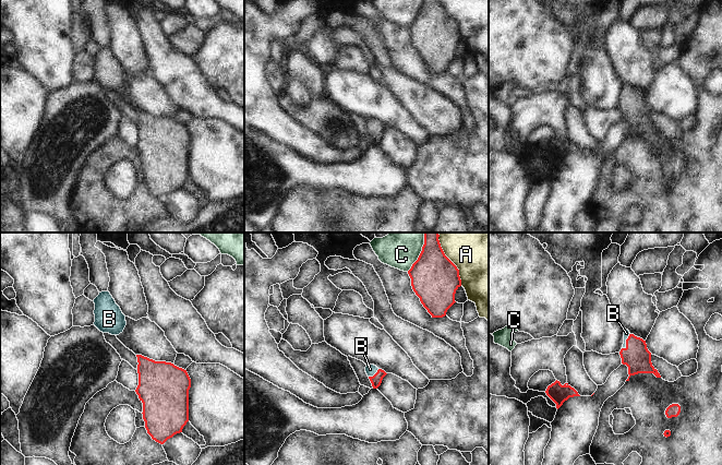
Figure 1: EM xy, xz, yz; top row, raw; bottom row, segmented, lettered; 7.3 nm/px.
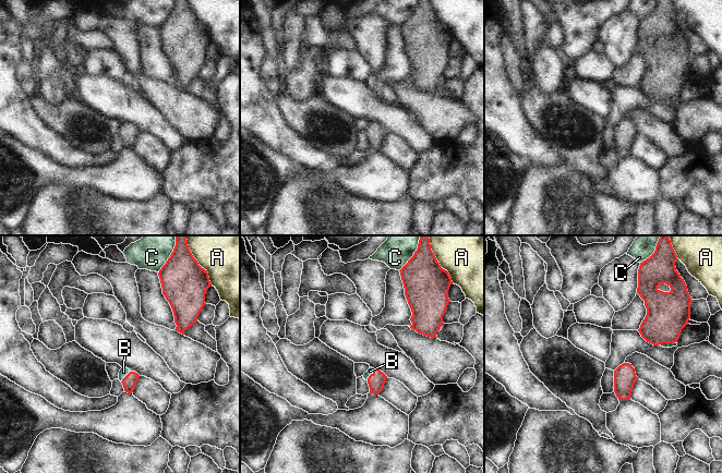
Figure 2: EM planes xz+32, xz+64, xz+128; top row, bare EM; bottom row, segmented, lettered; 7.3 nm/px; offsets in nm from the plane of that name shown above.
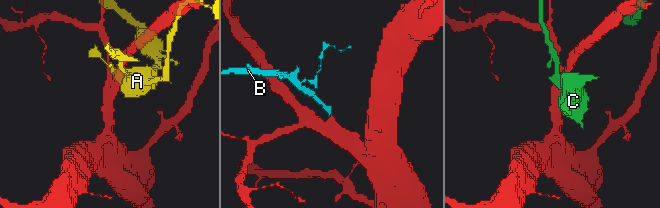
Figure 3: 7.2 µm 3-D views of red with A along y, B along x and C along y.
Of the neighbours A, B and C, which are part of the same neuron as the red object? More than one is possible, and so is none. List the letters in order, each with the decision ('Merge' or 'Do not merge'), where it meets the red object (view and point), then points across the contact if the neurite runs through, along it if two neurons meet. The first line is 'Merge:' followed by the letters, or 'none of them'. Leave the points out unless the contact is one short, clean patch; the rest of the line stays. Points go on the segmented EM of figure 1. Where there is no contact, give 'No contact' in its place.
Merge: B
A: Do not merge. Touches red at xz (448, 259)
B: Merge. Touches red at yz (626, 342). Path across: yz (636, 356), (634, 349), (626, 342), (626, 333)
C: Do not merge. Touches red at xz (421, 252)

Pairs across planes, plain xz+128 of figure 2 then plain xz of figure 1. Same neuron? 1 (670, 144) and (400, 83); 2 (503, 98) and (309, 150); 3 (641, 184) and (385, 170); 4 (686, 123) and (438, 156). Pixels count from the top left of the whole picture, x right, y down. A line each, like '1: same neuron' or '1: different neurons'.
1: different neurons
2: same neuron
3: same neuron
4: different neurons

